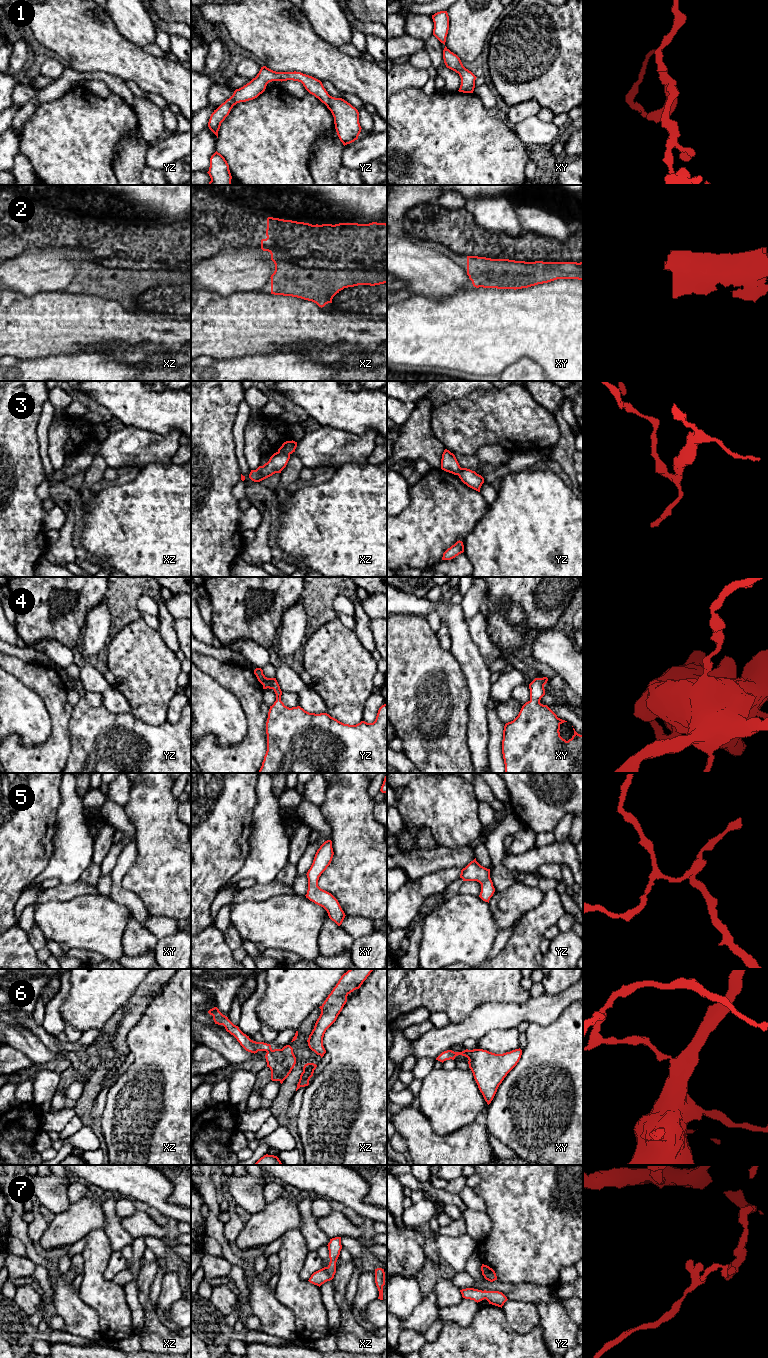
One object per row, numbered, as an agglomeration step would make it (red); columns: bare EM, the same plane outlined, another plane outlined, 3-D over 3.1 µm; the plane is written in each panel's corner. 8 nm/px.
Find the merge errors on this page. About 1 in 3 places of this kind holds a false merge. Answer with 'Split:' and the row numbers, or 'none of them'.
Split: 3, 6

